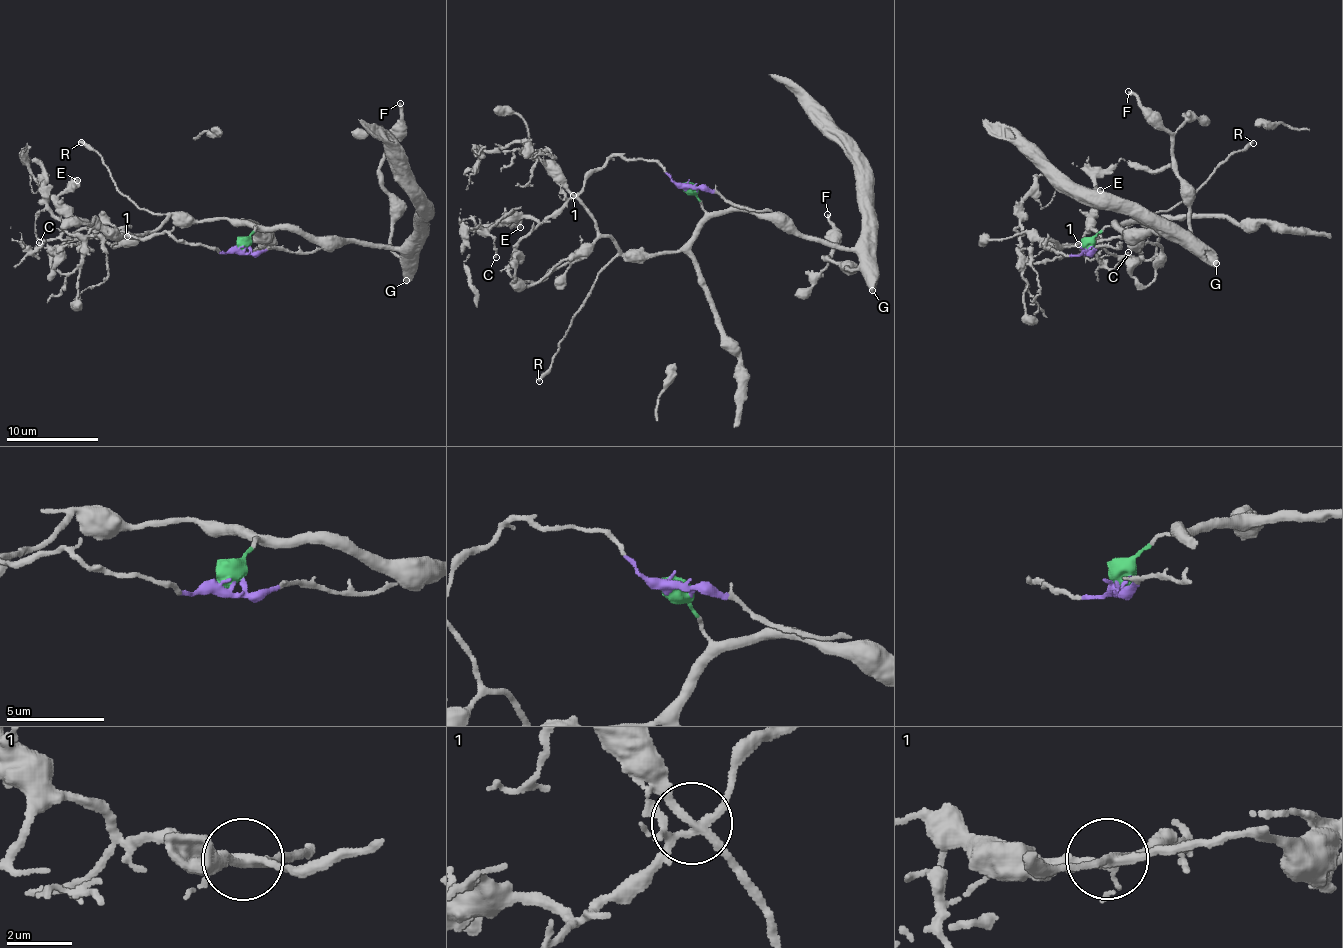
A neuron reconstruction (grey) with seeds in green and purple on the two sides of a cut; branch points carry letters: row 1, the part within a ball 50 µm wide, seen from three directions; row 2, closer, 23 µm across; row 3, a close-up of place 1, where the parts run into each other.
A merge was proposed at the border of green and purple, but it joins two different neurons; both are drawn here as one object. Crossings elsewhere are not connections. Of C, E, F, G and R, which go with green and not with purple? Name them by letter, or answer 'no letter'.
F, G, R

